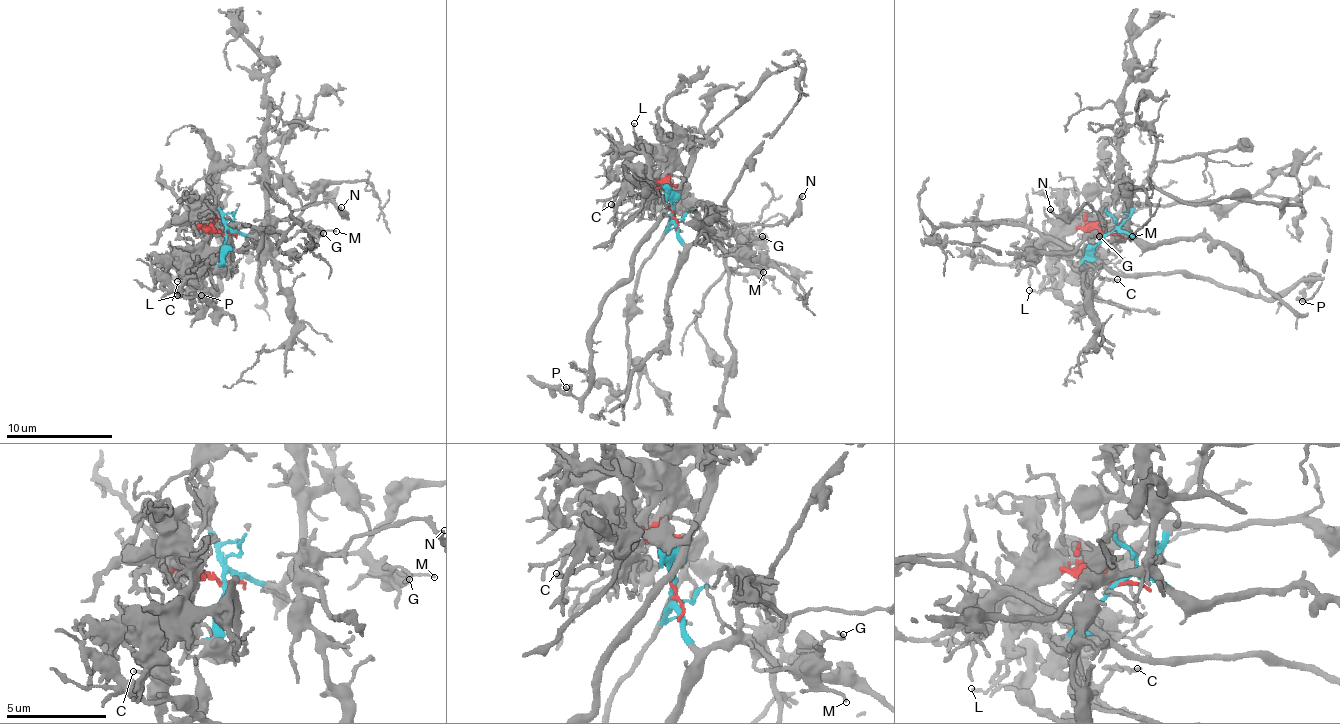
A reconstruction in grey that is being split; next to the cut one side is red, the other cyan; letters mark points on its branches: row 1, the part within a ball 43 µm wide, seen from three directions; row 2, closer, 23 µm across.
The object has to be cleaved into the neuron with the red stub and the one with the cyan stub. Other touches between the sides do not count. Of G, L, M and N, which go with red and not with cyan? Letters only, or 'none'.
L

